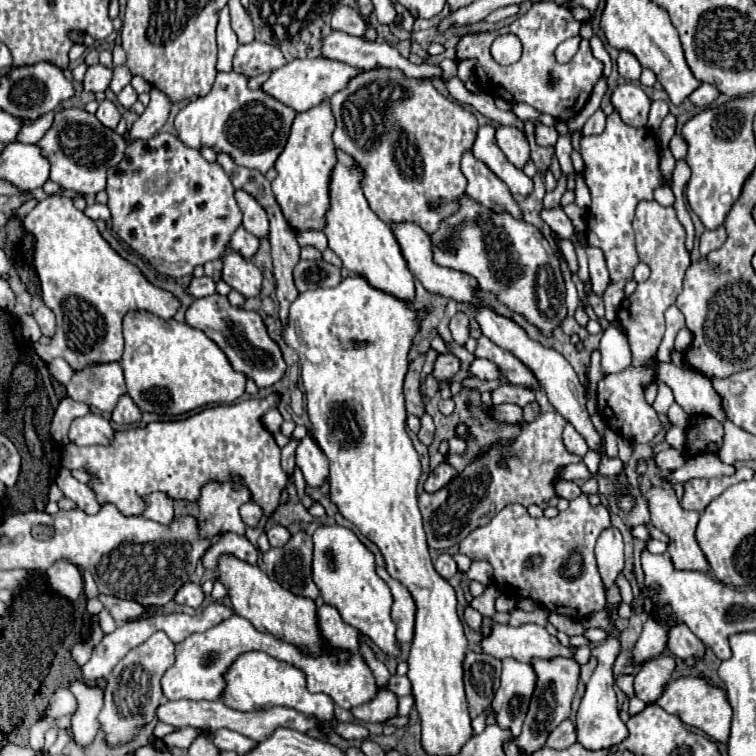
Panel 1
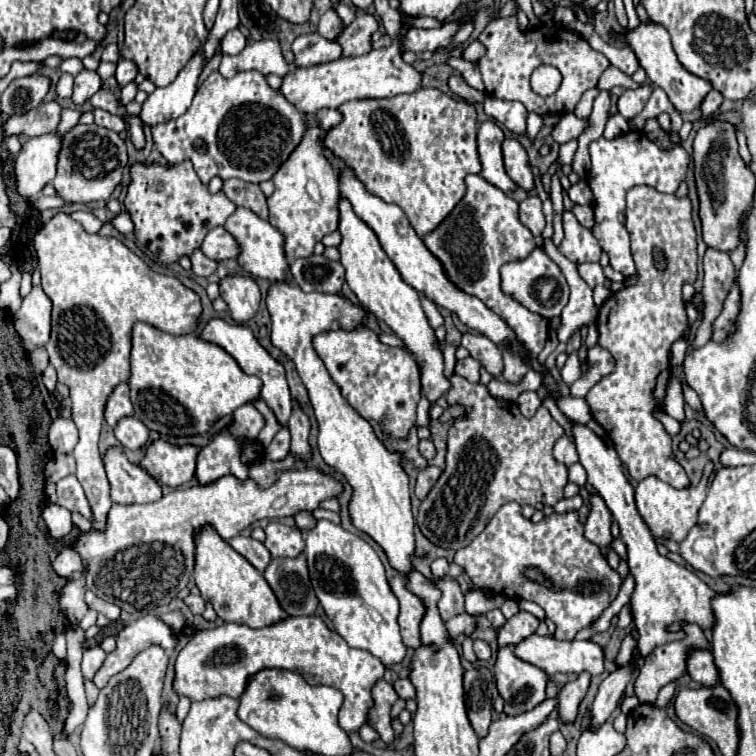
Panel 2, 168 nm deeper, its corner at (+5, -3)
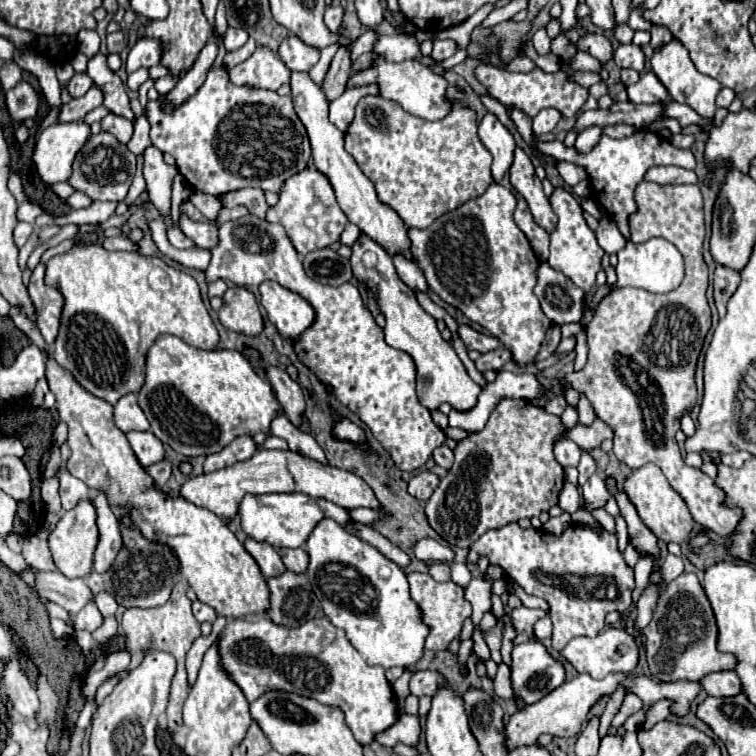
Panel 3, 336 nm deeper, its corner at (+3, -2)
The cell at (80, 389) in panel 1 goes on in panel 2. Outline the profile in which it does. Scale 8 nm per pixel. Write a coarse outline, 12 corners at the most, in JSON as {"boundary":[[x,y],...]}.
{"boundary":[[119,383],[105,405],[105,421],[113,427],[133,415],[127,383]]}

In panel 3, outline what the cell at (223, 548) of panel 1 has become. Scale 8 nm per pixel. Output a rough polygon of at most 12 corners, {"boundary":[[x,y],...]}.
{"boundary":[[243,542],[265,578],[281,576],[287,568],[271,544]]}

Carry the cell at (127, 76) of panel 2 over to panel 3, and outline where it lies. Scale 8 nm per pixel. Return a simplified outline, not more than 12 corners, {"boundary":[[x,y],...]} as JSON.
{"boundary":[[141,38],[129,52],[127,72],[151,68],[165,52],[161,40]]}

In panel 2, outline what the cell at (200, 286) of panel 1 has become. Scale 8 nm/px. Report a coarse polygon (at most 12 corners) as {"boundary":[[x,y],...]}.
{"boundary":[[251,277],[219,281],[237,323],[257,313],[261,293]]}

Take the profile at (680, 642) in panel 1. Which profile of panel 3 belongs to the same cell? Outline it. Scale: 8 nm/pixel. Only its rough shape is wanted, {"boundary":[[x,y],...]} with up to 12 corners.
{"boundary":[[713,672],[701,680],[705,692],[729,698],[743,692],[735,672]]}

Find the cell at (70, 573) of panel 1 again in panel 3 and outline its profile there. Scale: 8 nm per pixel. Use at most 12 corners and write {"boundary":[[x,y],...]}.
{"boundary":[[81,500],[49,534],[53,562],[67,578],[93,570],[97,510]]}

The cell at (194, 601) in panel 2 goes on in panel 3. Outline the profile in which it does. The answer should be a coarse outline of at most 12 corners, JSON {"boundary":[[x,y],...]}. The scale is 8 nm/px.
{"boundary":[[193,602],[199,622],[215,622],[217,614],[203,602]]}

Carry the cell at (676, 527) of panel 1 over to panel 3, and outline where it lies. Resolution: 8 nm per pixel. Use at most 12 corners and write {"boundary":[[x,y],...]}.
{"boundary":[[661,468],[633,470],[623,492],[663,542],[693,530],[685,500]]}

